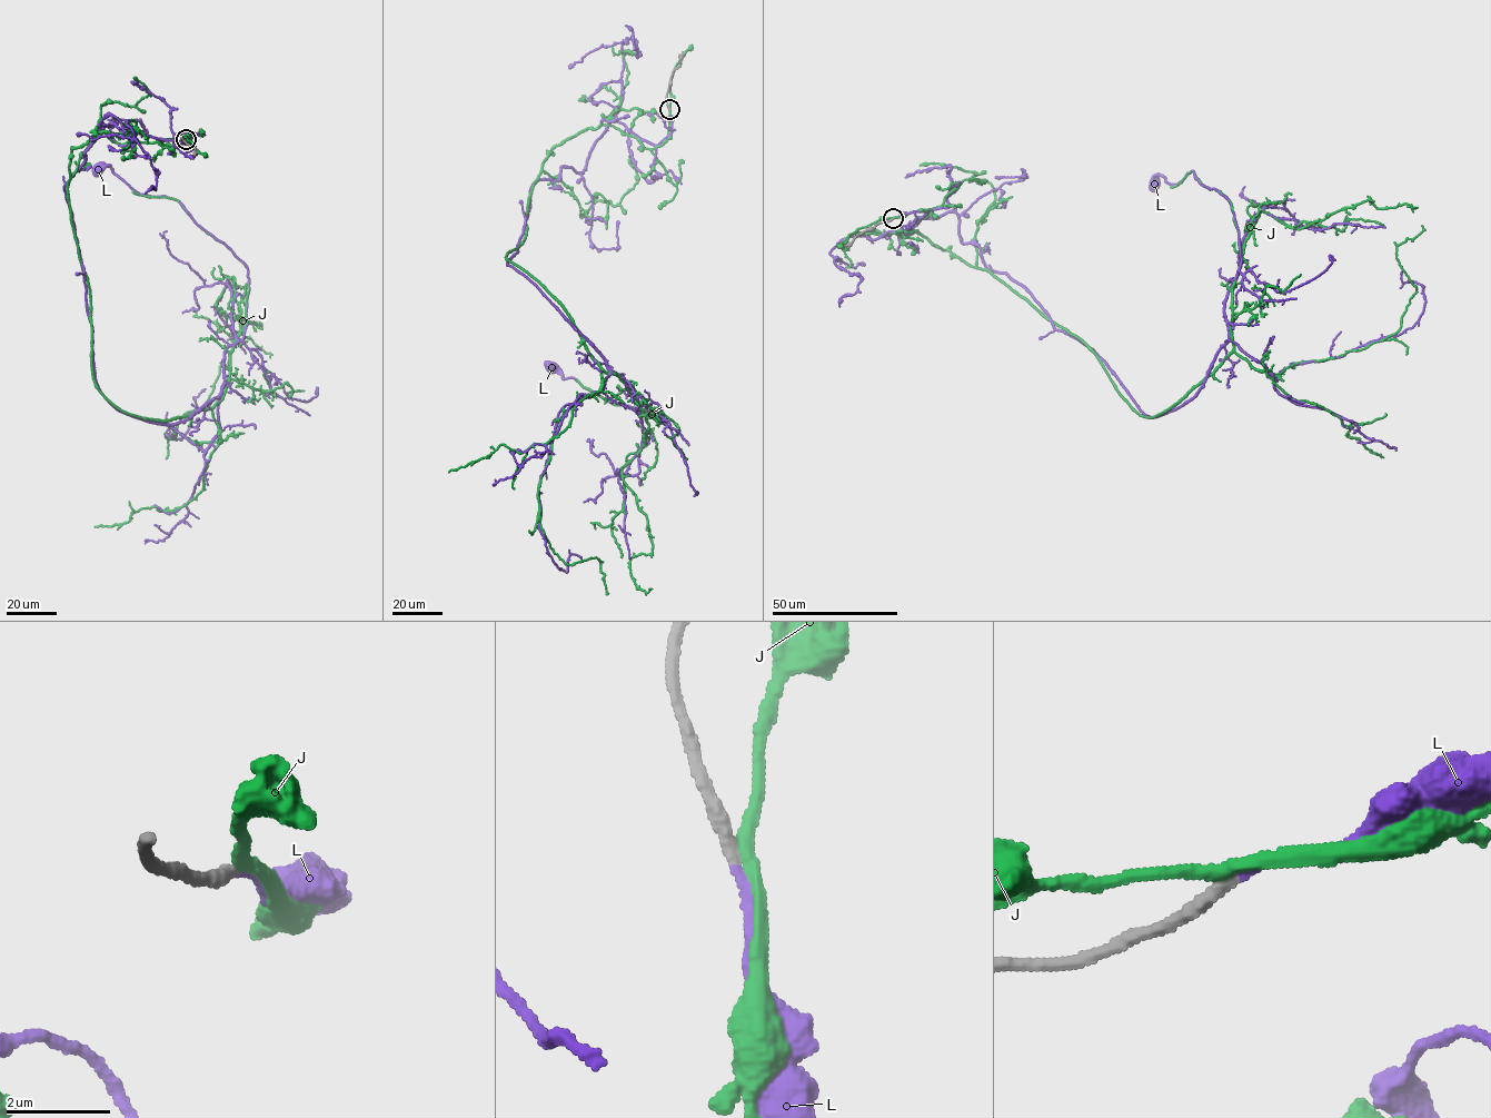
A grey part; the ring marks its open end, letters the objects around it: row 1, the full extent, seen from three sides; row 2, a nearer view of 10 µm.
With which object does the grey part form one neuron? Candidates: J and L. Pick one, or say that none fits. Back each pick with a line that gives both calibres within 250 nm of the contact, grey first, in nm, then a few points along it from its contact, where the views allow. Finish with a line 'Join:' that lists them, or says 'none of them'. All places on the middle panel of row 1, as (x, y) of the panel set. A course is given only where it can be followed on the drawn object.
L: 280/170 nm | via (668, 108), (658, 144), (612, 121), (584, 170), (537, 180), (506, 264), (666, 424), (548, 366)
Join: L

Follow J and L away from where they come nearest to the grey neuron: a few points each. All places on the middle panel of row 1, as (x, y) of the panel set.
J: (669, 108), (652, 149), (605, 125), (556, 146), (505, 258), (645, 413), (620, 472), (649, 589)
L: (668, 108), (658, 144), (612, 121), (584, 170), (537, 180), (506, 264), (666, 424), (548, 366)

